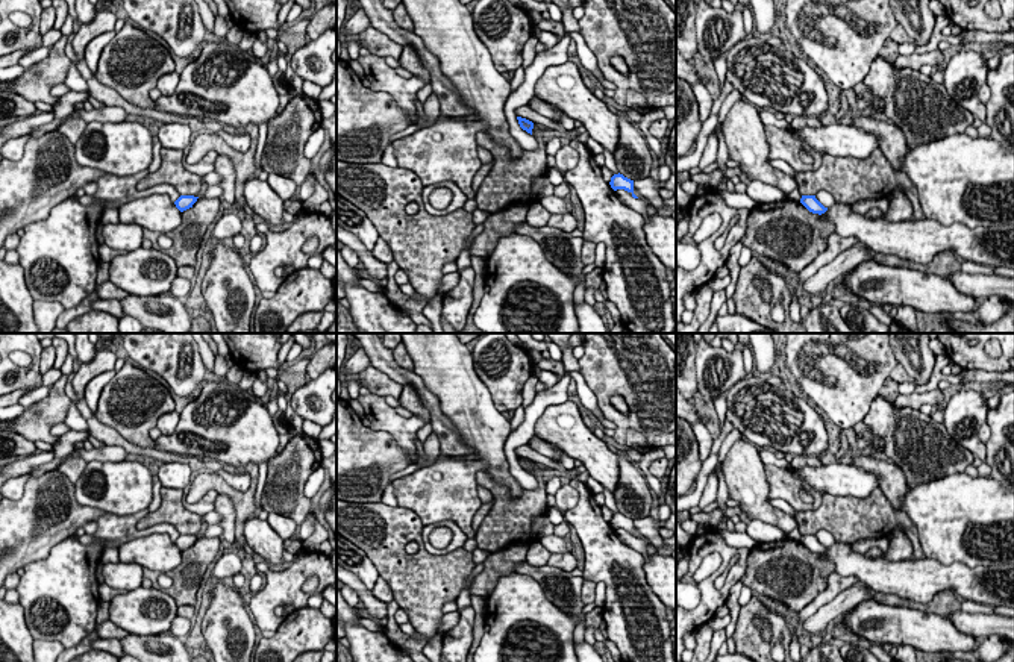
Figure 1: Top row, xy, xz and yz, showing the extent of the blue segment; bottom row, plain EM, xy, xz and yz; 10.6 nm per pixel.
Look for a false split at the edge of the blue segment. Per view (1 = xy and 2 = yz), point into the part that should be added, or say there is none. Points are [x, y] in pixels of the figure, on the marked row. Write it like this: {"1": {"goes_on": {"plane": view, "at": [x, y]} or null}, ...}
{"1": {"goes_on": null}, "2": {"goes_on": null}}

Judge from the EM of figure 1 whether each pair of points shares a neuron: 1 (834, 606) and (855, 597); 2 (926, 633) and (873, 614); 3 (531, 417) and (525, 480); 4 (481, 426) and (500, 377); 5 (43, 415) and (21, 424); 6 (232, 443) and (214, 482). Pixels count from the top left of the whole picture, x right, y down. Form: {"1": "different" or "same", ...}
{"1": "same", "2": "same", "3": "same", "4": "different", "5": "same", "6": "different"}

